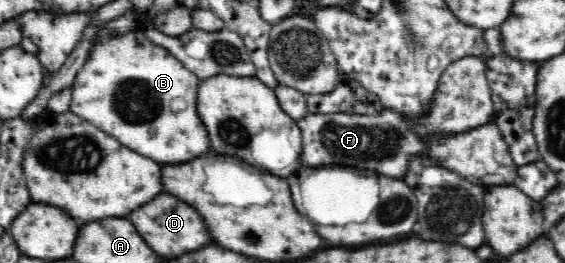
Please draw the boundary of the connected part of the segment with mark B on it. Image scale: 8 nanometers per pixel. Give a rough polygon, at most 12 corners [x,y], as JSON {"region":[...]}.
{"region":[[142,27],[102,37],[70,111],[158,164],[212,150],[202,83]]}

